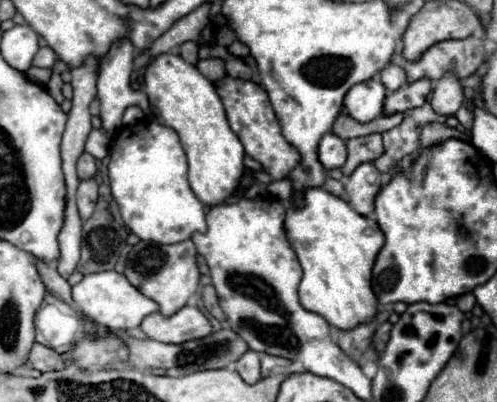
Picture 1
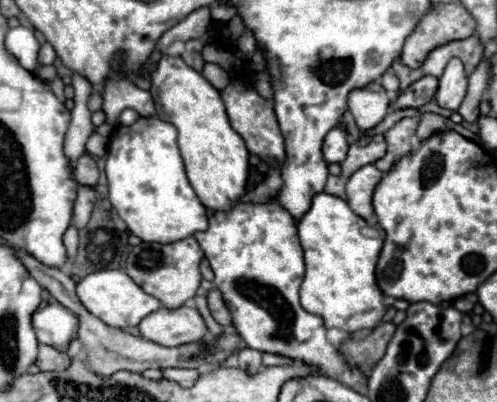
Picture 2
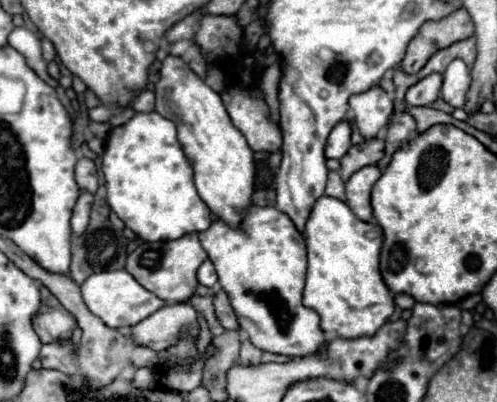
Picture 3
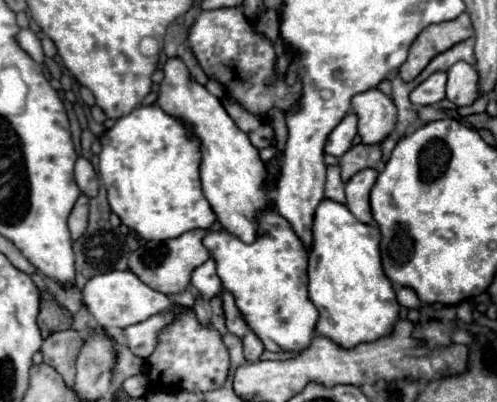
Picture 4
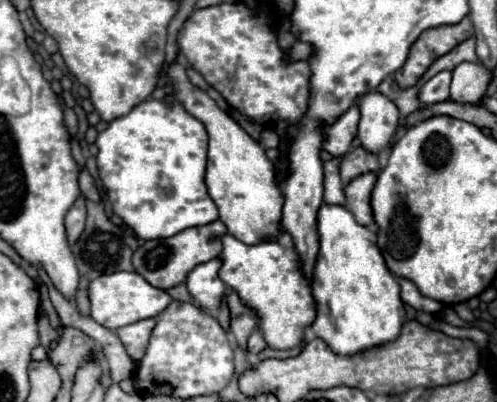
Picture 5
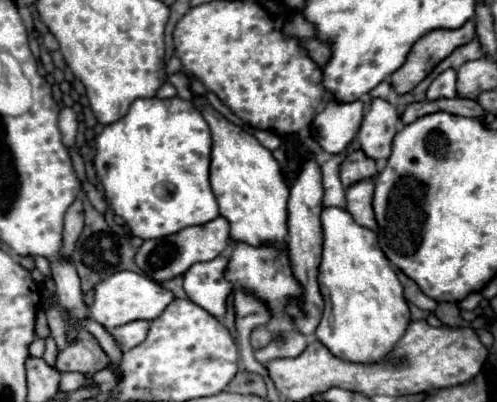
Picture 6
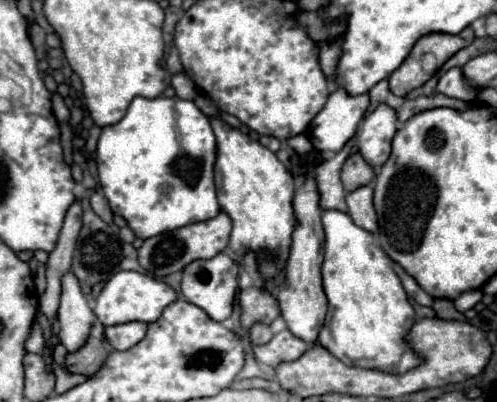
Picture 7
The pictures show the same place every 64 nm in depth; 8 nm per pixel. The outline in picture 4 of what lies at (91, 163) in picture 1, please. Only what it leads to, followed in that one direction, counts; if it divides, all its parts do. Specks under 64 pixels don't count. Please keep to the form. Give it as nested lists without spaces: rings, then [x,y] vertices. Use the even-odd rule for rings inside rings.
[[[78,158],[76,162],[76,184],[82,194],[94,198],[98,194],[98,180],[92,164],[86,158]]]

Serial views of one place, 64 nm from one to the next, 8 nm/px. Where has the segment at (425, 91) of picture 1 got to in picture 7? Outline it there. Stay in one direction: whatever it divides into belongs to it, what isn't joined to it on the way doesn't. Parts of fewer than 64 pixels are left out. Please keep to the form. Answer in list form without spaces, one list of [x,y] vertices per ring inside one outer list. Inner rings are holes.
[[[450,68],[438,82],[434,92],[442,92],[446,96],[458,98],[458,100],[466,100],[466,102],[474,102],[480,94],[478,88],[472,88],[472,84],[468,84],[468,80],[464,80],[462,68]]]

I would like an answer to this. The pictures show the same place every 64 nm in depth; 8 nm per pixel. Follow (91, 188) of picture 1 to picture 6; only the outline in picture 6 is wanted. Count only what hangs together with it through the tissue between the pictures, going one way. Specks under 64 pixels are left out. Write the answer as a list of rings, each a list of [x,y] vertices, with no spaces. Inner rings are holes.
[[[74,200],[72,206],[68,208],[66,216],[64,216],[64,234],[62,234],[62,248],[60,248],[60,258],[62,260],[70,260],[70,254],[76,246],[76,240],[78,240],[82,228],[84,228],[82,202]]]

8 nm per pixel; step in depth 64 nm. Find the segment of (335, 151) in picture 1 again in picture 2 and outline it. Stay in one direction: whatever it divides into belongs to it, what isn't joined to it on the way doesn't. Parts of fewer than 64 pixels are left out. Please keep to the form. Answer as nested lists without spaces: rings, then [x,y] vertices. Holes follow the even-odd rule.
[[[336,126],[336,128],[332,128],[330,132],[328,132],[328,136],[326,136],[326,140],[324,140],[324,146],[322,146],[322,150],[324,150],[324,160],[330,164],[330,162],[342,162],[344,158],[346,158],[346,152],[348,152],[348,146],[350,146],[350,142],[348,142],[348,132],[344,130],[344,128],[340,128],[340,126]]]

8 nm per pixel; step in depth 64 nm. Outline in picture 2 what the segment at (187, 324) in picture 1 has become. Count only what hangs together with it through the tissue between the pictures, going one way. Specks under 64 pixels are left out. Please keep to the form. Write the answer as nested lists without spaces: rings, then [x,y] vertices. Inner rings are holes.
[[[180,306],[176,310],[160,308],[138,324],[140,336],[164,346],[180,346],[198,342],[206,332],[206,324],[196,308]]]

